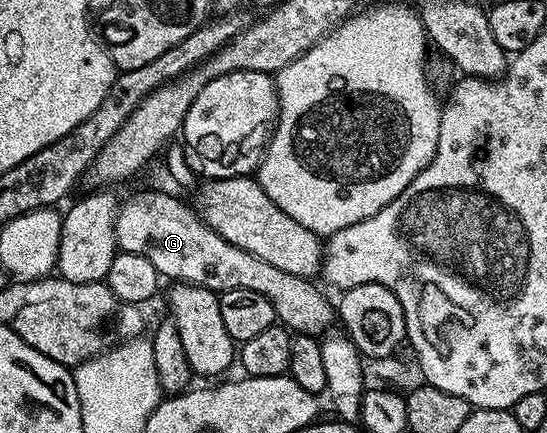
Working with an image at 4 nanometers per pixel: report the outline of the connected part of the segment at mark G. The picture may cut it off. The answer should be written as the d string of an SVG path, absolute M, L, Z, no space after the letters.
M139 191L132 199L127 199L124 203L122 200L115 213L115 246L119 251L141 253L149 257L153 261L153 269L157 269L164 280L195 283L216 293L253 289L253 293L261 293L271 302L276 320L282 326L300 335L322 336L332 330L331 322L336 322L336 308L327 304L326 297L314 287L311 279L285 273L285 269L277 269L277 265L269 265L269 261L261 261L261 257L253 257L253 253L245 253L245 249L229 245L229 241L225 241L221 233L209 229L207 222L199 216L190 202L182 203L175 195L166 195L163 191Z

